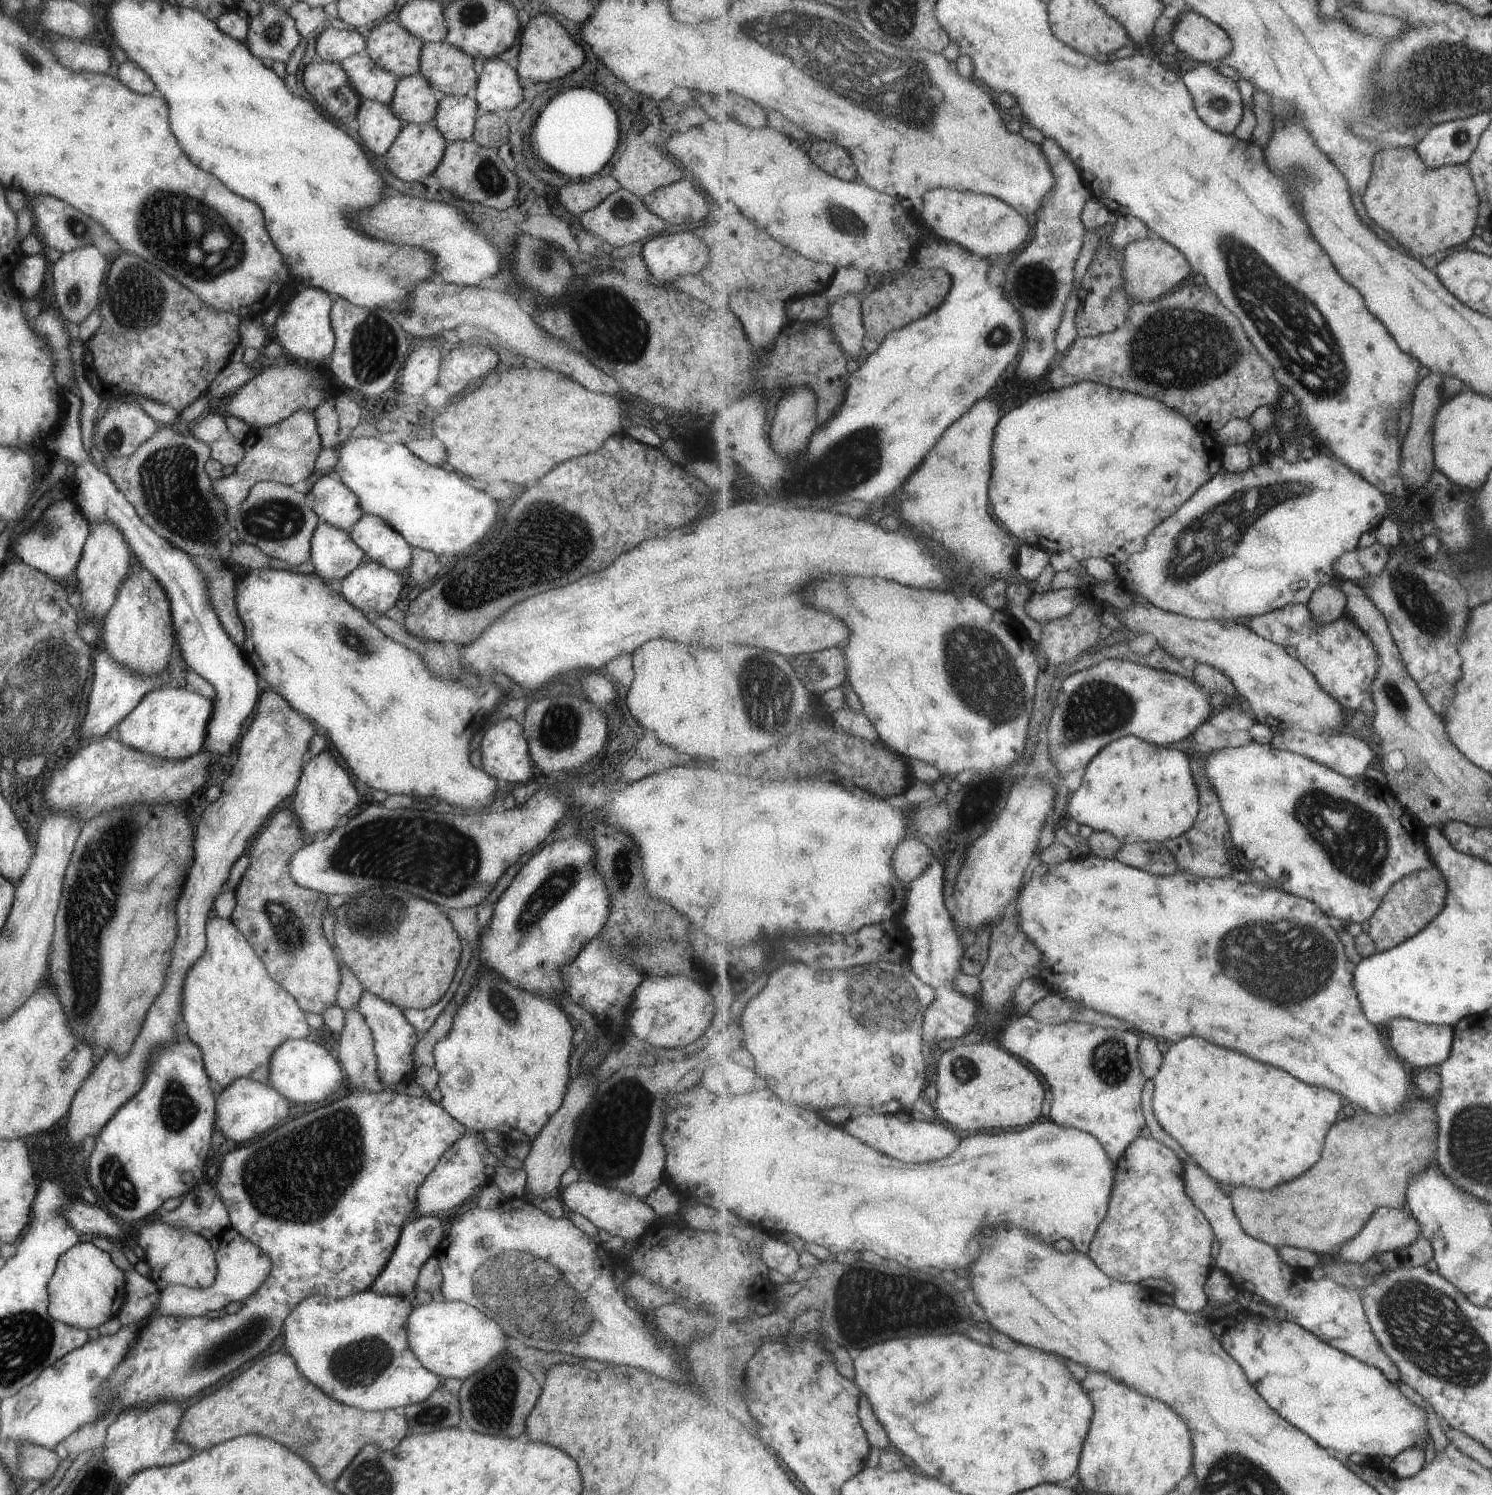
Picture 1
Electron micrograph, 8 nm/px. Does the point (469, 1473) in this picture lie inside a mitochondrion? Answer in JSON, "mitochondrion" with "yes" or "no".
{"mitochondrion":"no"}

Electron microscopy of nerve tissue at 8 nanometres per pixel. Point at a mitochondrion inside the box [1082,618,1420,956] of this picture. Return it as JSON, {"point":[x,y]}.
{"point":[1356,841]}

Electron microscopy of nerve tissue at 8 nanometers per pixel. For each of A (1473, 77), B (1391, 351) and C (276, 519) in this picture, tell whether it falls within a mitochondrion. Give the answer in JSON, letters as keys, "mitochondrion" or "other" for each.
{"A":"mitochondrion","B":"other","C":"mitochondrion"}

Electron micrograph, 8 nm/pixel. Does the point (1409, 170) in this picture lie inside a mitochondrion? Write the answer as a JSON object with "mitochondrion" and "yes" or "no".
{"mitochondrion":"no"}

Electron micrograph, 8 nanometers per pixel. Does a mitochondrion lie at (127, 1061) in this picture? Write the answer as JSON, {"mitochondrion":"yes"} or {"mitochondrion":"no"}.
{"mitochondrion":"no"}

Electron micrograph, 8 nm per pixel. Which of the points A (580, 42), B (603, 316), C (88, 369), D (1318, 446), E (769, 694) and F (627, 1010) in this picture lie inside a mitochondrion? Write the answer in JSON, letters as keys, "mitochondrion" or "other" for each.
{"A":"other","B":"mitochondrion","C":"other","D":"other","E":"mitochondrion","F":"other"}

